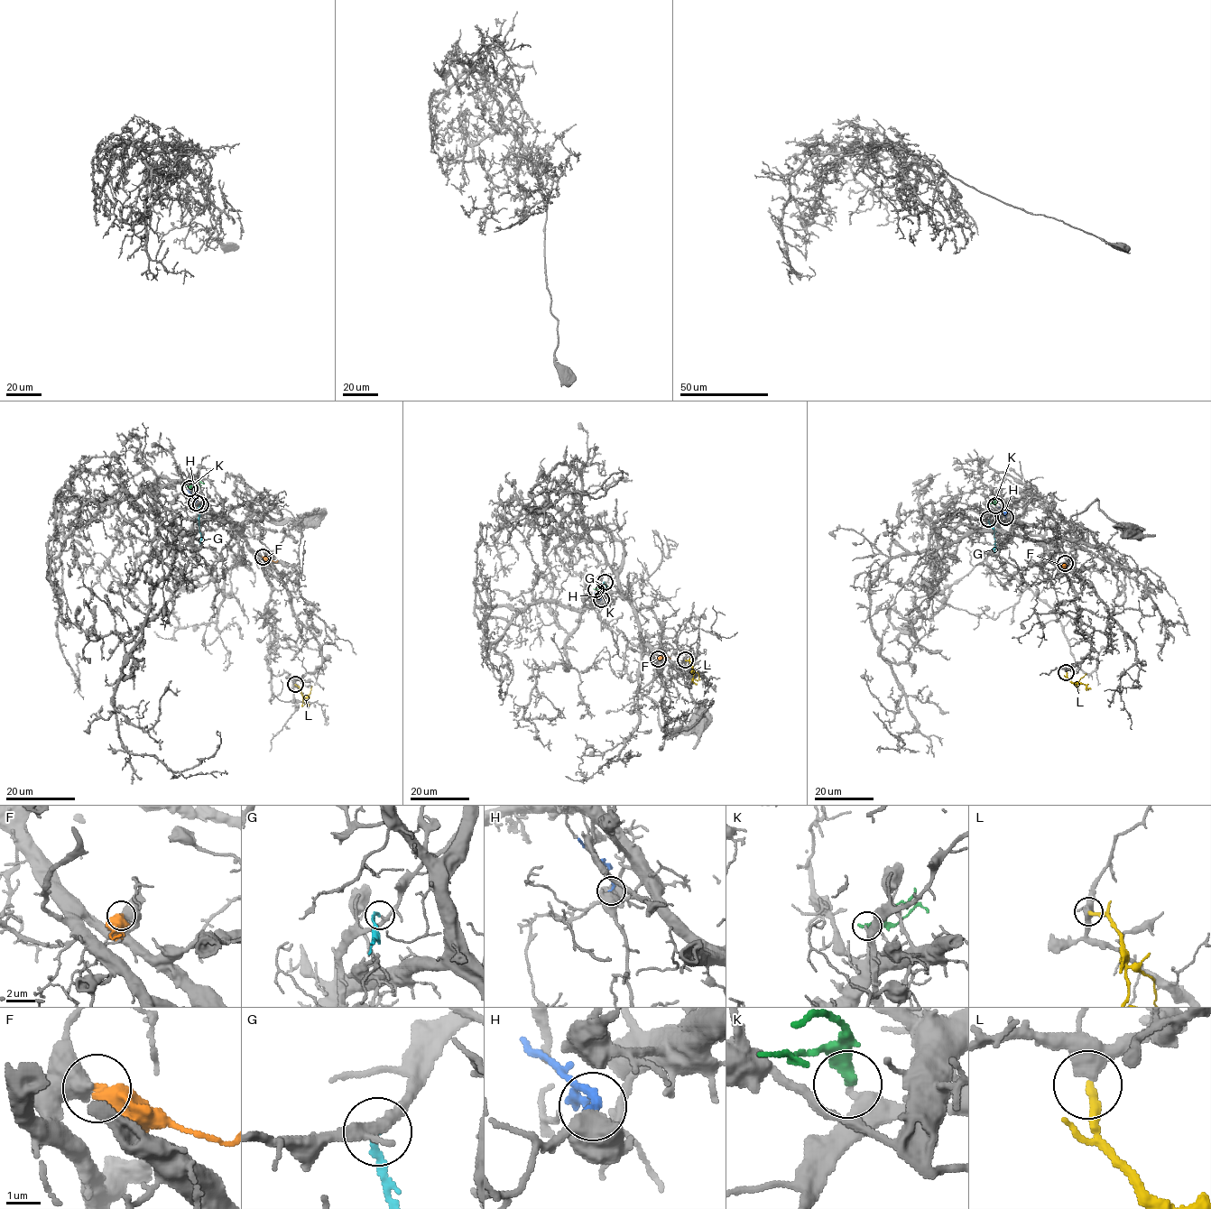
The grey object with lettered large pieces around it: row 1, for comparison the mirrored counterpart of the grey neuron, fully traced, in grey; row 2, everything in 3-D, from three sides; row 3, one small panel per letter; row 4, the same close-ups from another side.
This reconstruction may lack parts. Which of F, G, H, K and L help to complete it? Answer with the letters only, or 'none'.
G, K

